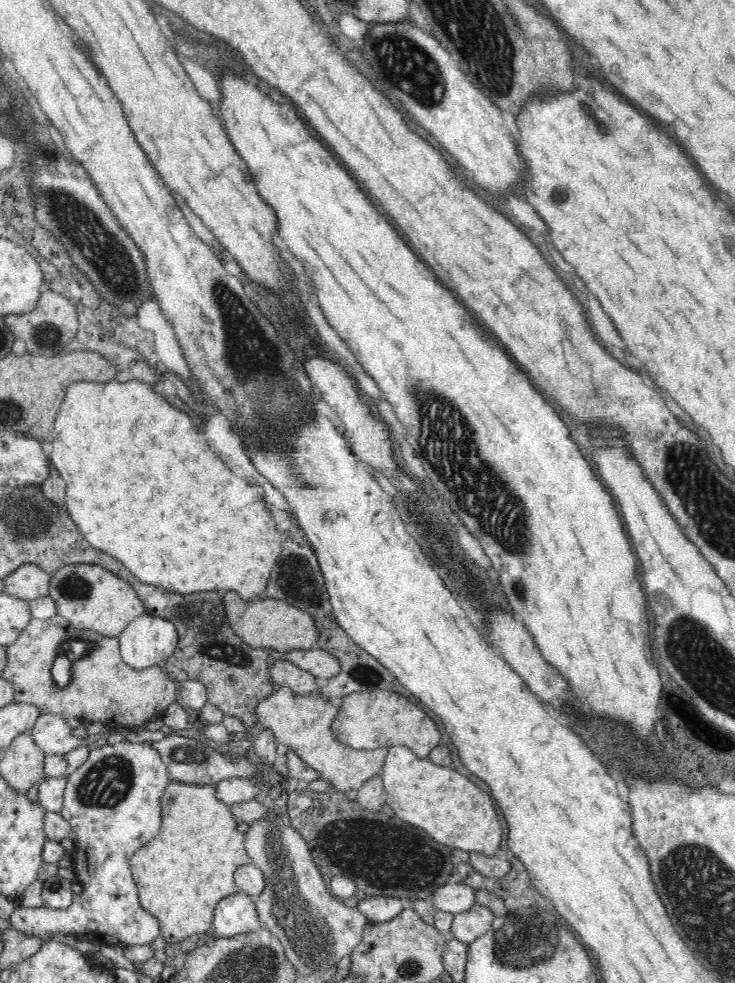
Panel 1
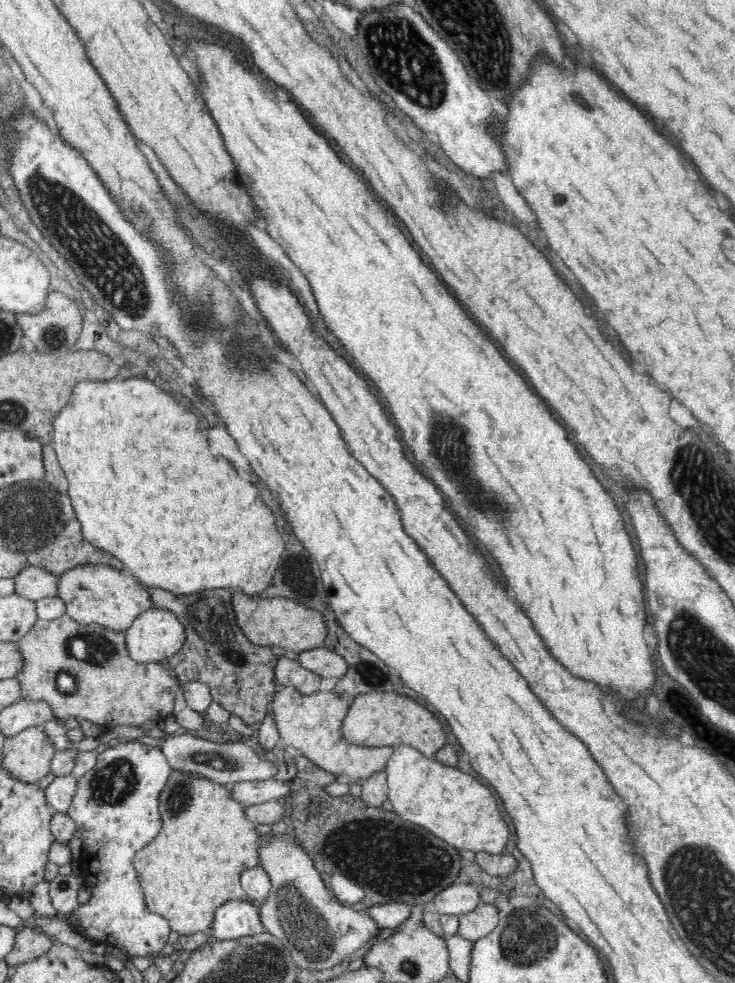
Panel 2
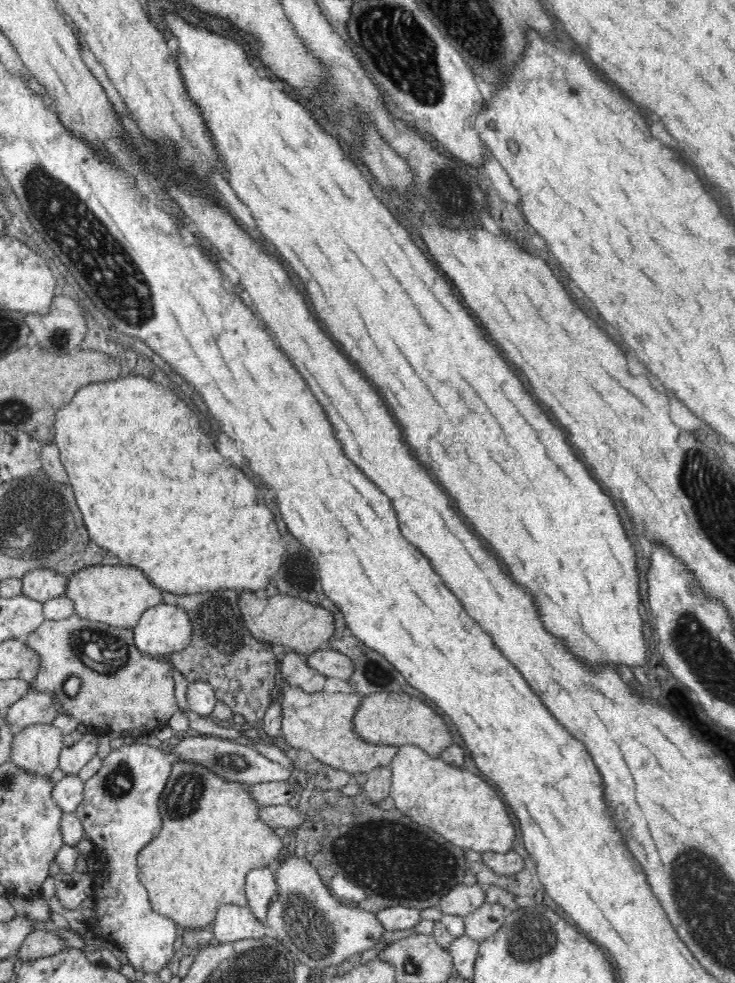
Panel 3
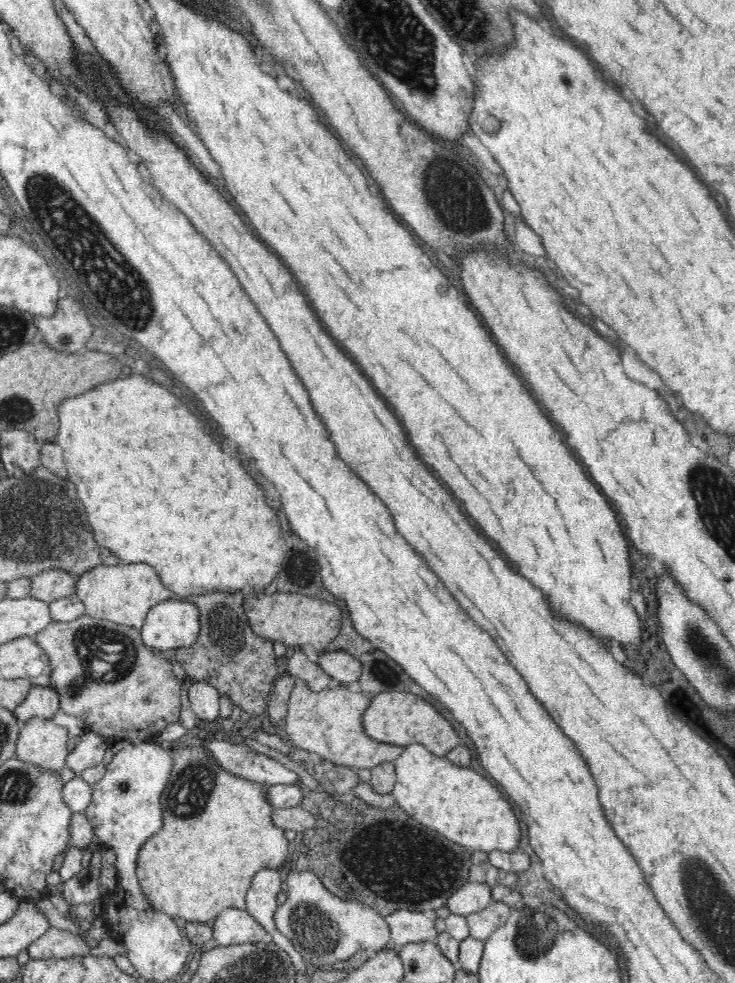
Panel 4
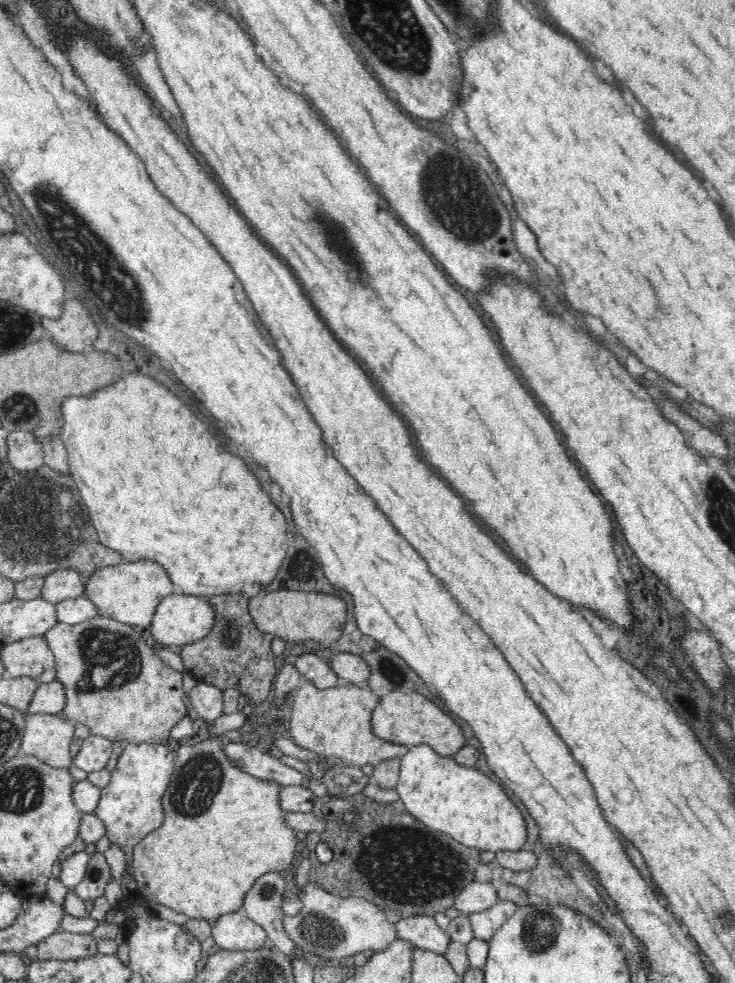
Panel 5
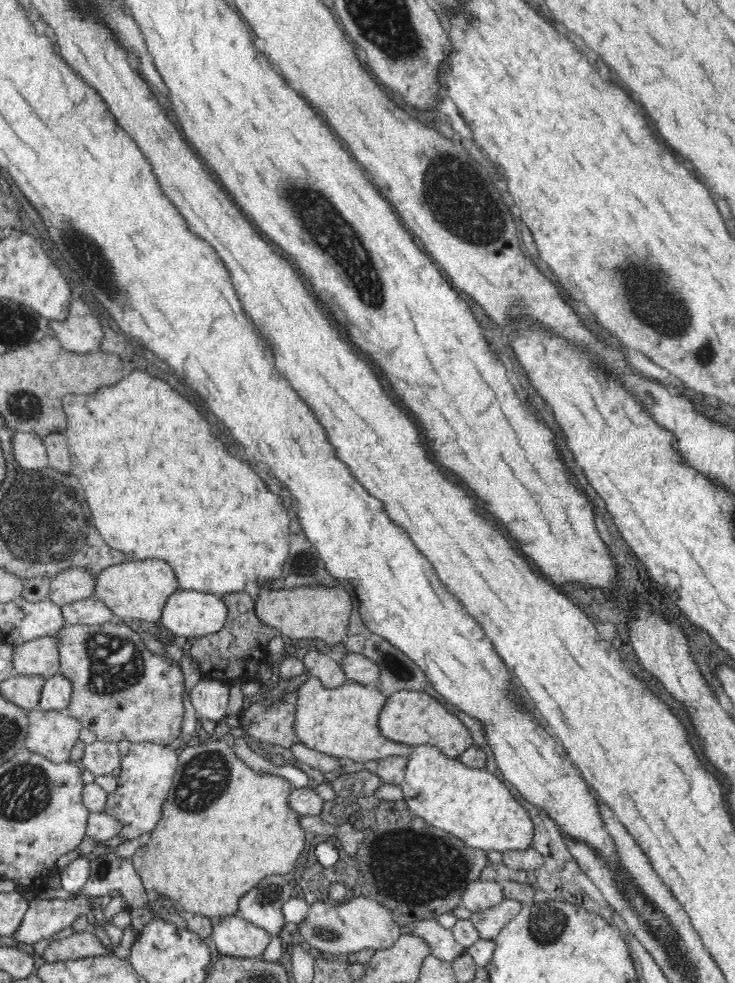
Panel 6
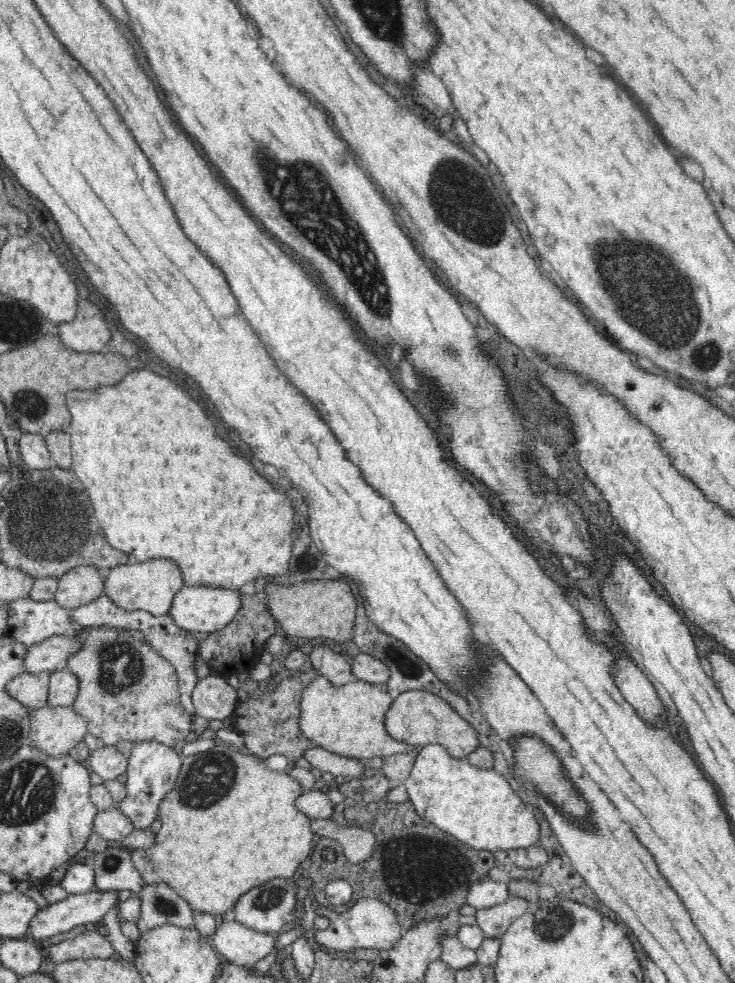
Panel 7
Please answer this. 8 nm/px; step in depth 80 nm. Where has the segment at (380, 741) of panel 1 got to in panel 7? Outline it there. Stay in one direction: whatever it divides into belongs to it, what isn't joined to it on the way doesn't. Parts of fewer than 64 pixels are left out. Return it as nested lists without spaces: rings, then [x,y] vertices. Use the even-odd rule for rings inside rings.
[[[412,689],[393,698],[392,706],[384,714],[384,724],[386,733],[395,740],[416,748],[440,745],[447,750],[448,755],[456,758],[466,758],[480,746],[478,734],[469,726],[468,721],[446,700],[426,690]]]

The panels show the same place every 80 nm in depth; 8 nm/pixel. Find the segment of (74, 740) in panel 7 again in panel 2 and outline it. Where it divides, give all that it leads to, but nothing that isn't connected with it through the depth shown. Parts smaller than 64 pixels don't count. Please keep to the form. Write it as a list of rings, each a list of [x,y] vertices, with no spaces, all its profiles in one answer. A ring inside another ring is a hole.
[[[42,726],[28,728],[6,741],[1,767],[26,785],[37,783],[51,772],[51,761],[56,752]]]

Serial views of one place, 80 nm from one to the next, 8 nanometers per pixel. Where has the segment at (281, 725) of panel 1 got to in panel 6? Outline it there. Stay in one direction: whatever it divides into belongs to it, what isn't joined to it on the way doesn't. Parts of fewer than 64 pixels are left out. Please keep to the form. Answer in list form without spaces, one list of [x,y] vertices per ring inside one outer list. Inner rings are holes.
[[[309,676],[308,680],[297,691],[296,714],[294,714],[293,723],[296,737],[307,748],[318,750],[318,752],[338,759],[350,758],[350,760],[356,762],[366,763],[371,760],[378,762],[392,756],[404,756],[407,758],[413,752],[412,746],[389,740],[378,730],[377,719],[386,700],[387,696],[376,687],[376,684],[363,685],[356,681],[348,680],[340,686],[326,688],[322,685],[320,679]]]

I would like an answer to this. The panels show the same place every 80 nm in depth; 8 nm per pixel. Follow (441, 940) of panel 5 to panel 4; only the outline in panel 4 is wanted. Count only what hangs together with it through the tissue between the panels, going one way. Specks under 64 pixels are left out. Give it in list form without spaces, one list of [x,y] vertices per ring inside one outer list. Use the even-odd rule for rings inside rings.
[[[383,912],[386,923],[390,925],[392,946],[404,946],[408,942],[437,942],[438,932],[430,913]]]

